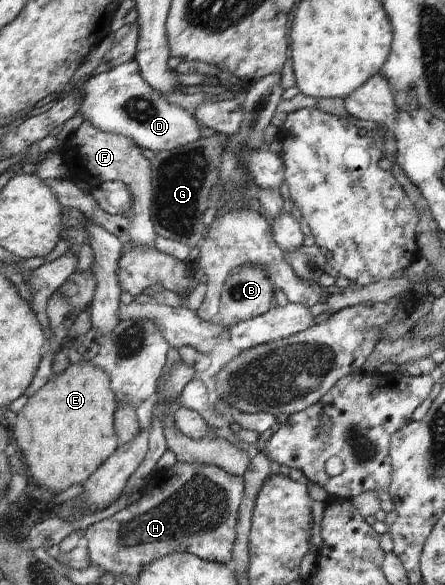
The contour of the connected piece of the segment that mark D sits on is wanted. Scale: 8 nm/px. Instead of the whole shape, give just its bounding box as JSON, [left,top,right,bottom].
[80,59,216,154]

